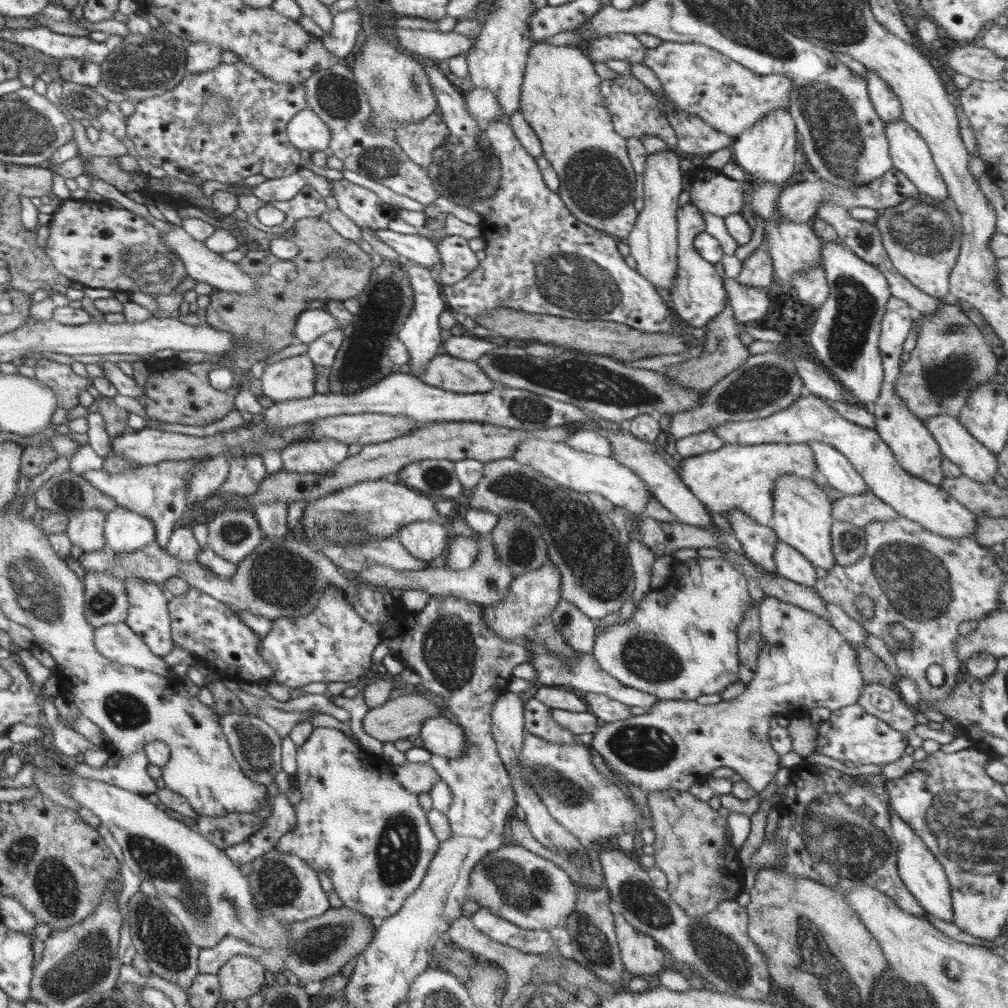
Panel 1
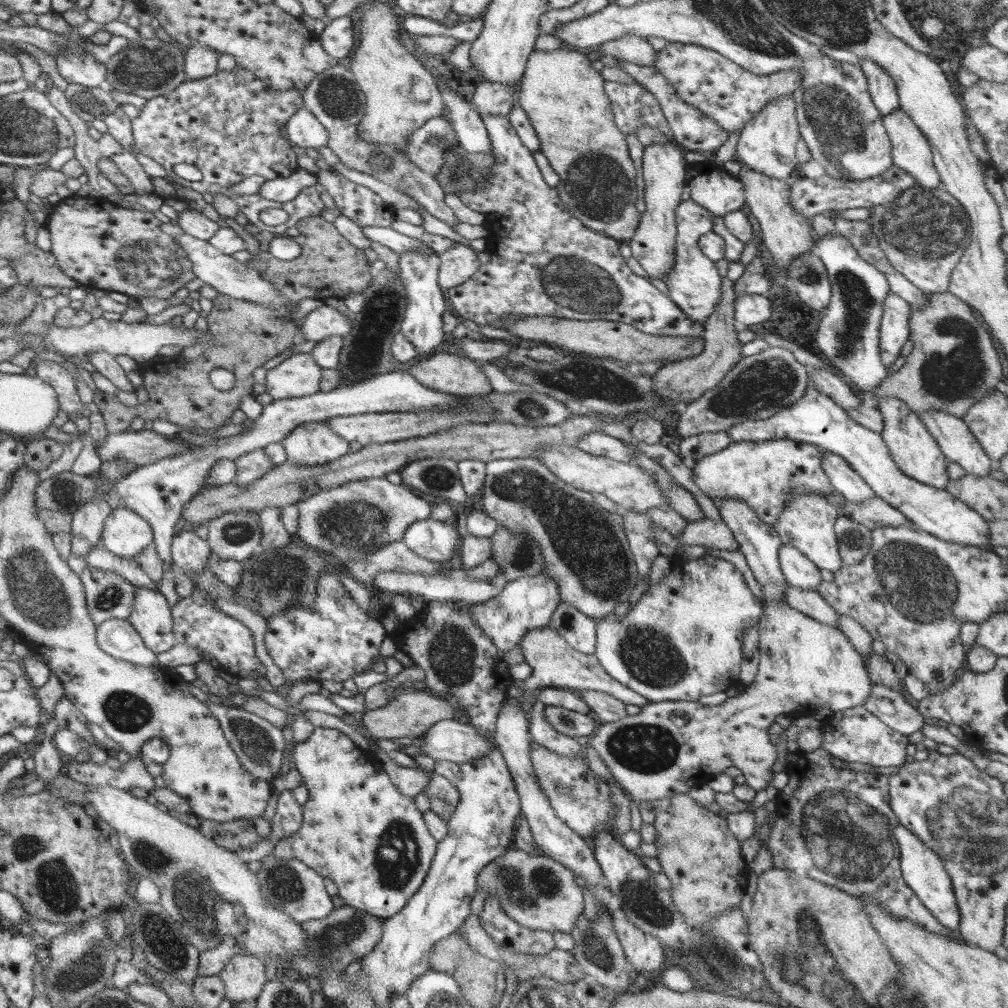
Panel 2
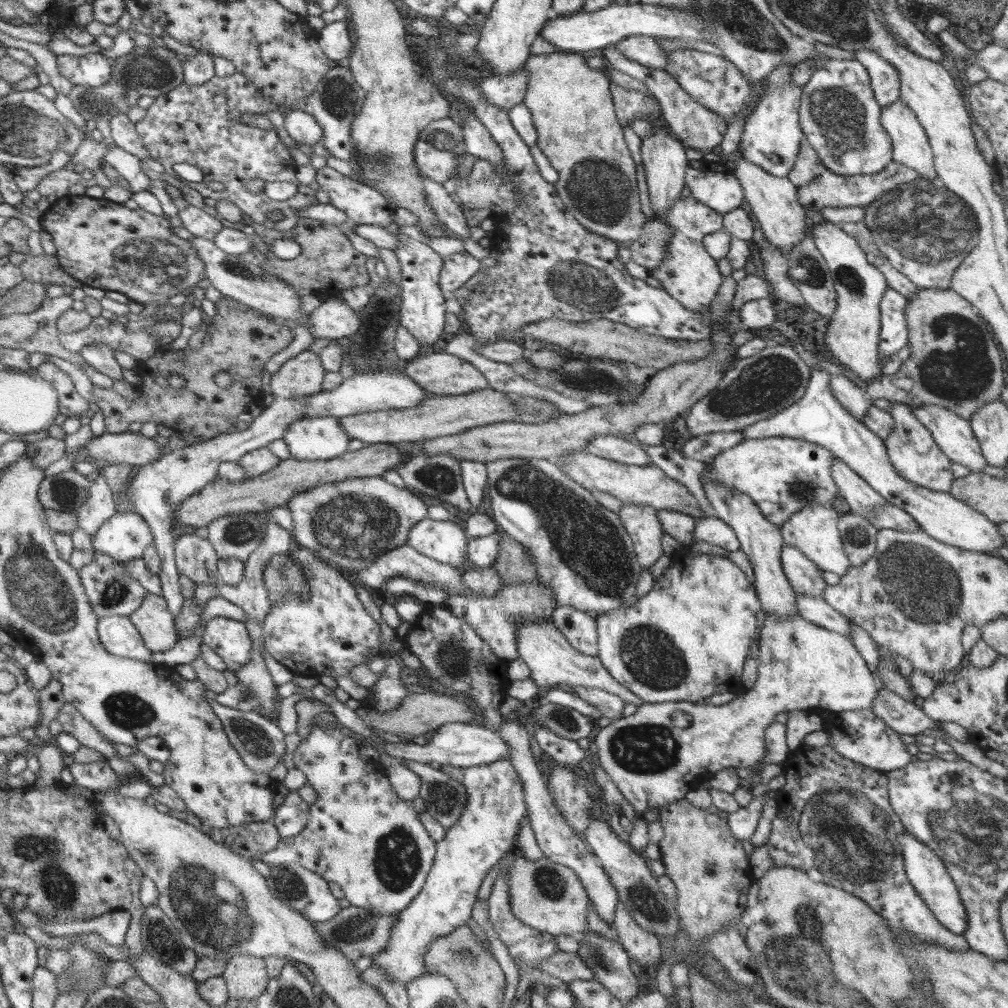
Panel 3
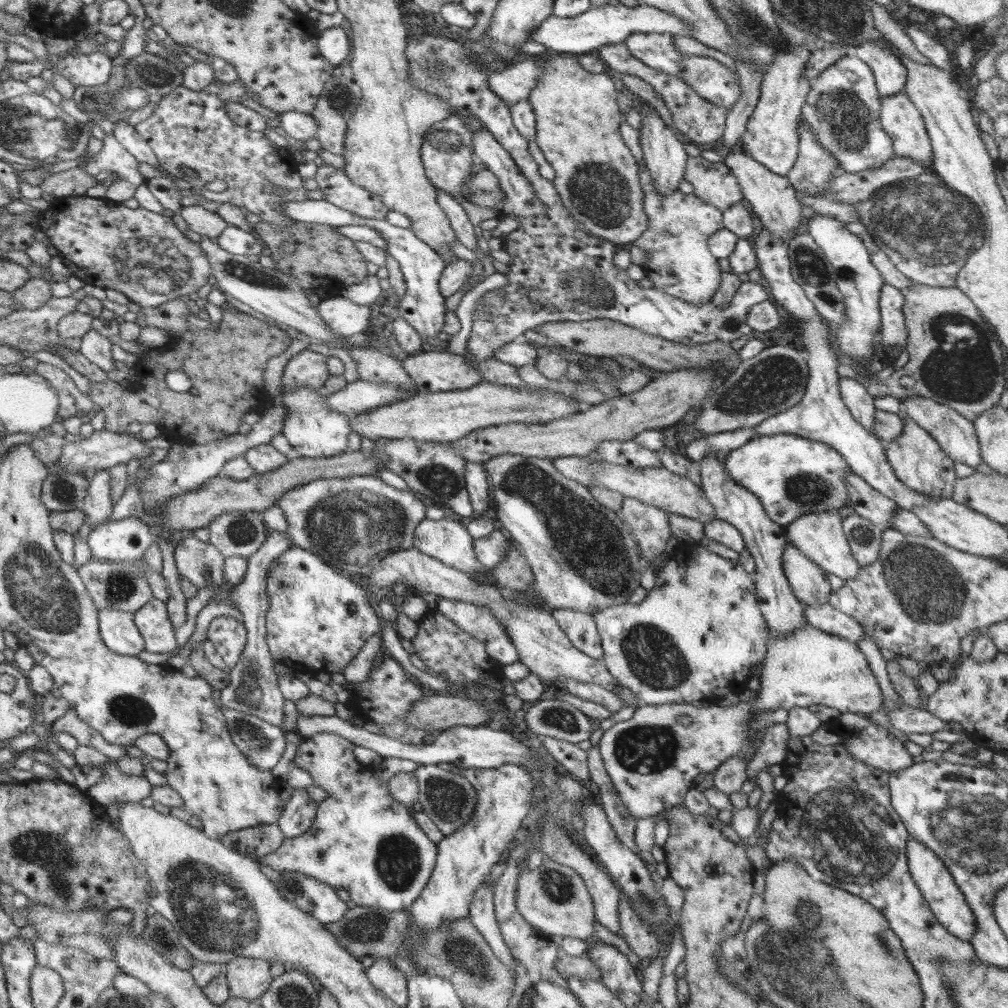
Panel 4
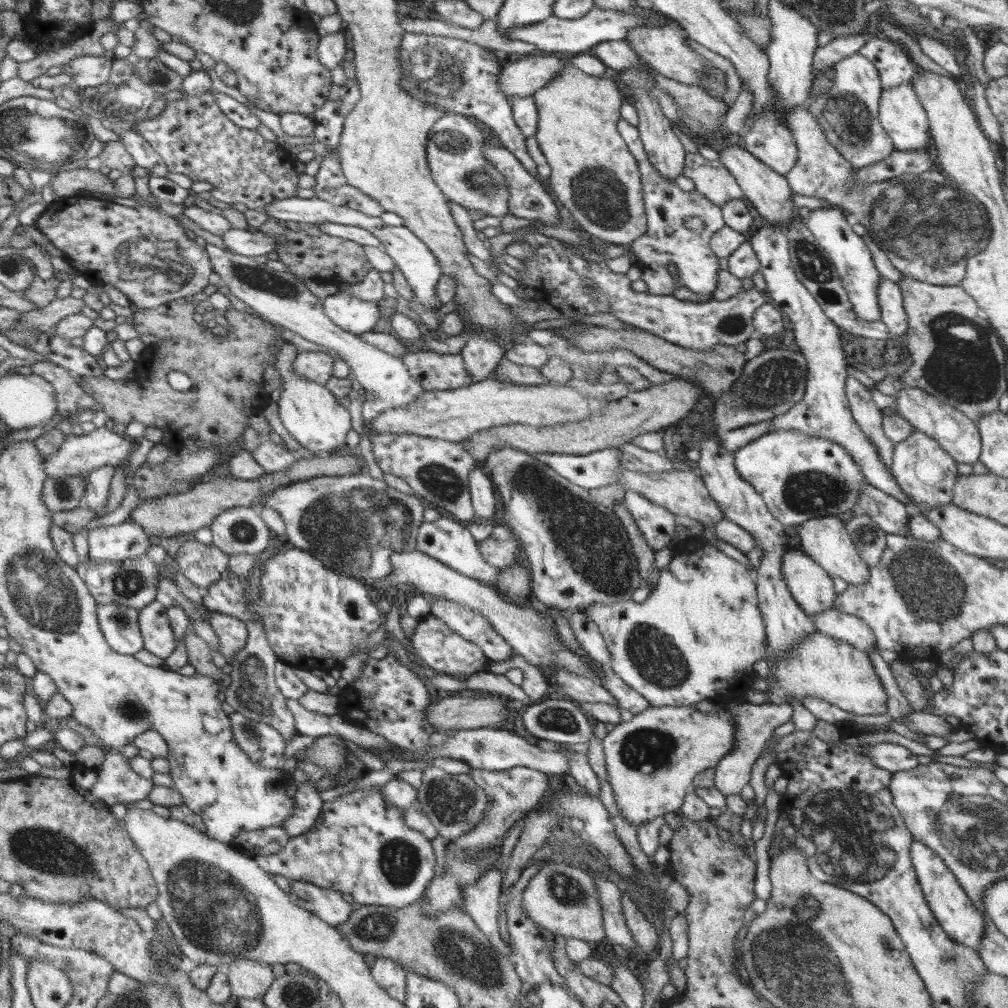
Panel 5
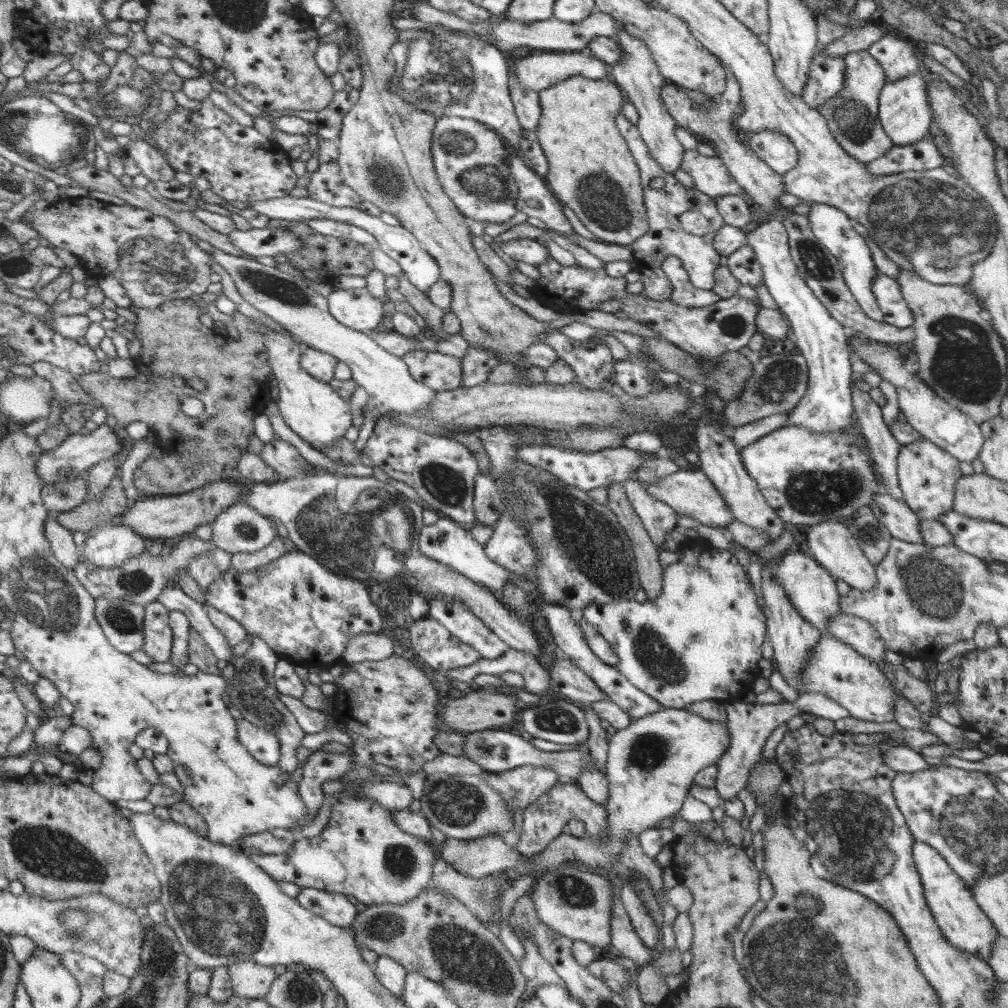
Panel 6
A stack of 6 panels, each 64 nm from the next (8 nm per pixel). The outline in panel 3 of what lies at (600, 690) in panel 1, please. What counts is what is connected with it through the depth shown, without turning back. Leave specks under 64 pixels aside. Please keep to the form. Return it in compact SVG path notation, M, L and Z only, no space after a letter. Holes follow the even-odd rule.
M551 619L538 624L534 621L526 621L518 625L517 652L519 660L522 660L530 669L530 679L538 686L538 690L543 686L598 688L598 690L618 696L624 703L637 707L643 704L642 699L610 677L596 656L584 655L575 650L566 637L554 626Z

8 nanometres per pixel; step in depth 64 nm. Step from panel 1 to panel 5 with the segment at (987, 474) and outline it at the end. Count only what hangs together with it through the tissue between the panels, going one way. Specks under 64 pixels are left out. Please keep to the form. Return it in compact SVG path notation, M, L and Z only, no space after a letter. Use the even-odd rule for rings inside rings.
M900 387L897 394L897 412L902 415L916 430L933 438L950 454L957 464L974 465L981 456L981 436L977 424L971 421L964 413L952 405L940 402L937 398L930 397L924 390Z

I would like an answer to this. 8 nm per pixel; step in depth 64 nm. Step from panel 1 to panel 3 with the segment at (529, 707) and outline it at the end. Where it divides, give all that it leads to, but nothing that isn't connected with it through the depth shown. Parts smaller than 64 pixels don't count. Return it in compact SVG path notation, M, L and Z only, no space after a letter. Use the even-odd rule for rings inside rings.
M536 724L535 738L540 748L558 763L569 768L585 767L588 752L582 749L576 741L556 735L550 729Z

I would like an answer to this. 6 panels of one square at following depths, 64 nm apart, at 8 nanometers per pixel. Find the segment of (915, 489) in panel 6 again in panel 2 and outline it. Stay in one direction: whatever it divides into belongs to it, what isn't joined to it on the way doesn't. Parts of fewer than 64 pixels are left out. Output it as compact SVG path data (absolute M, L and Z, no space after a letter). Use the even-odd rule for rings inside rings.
M893 396L880 398L879 402L876 408L884 418L884 430L881 437L902 474L918 482L926 483L928 486L945 489L949 481L946 459L942 455L936 439L928 432L921 418L913 410L910 410L904 401Z

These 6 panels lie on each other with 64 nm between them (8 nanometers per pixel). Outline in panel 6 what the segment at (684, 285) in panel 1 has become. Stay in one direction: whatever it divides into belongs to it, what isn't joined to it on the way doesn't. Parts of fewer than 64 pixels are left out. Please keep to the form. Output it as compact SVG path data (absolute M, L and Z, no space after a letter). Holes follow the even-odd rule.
M620 113L615 118L616 126L621 135L627 142L629 151L634 157L640 172L641 186L644 190L643 202L646 208L649 229L646 234L638 238L636 242L628 246L633 254L633 260L637 264L637 270L640 272L640 280L643 284L643 290L640 292L642 296L651 298L652 300L668 300L671 297L672 285L666 277L664 271L660 267L662 261L668 257L678 258L681 265L687 270L691 284L702 290L710 290L715 283L715 270L719 267L720 256L718 256L712 242L718 230L725 225L720 211L712 199L706 194L699 192L697 189L686 188L676 180L673 174L664 172L659 162L652 158L647 144L642 140L638 127L628 121L624 115ZM654 178L663 178L665 186L660 190L654 190L650 187L650 182ZM685 212L700 212L710 222L710 232L703 237L688 234L679 221L679 216Z

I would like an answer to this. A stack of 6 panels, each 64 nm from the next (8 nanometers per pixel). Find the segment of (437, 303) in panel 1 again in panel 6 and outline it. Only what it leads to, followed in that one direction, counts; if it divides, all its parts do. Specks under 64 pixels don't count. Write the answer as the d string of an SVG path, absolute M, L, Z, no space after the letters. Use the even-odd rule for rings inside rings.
M291 195L284 198L274 198L270 200L262 200L262 202L254 202L254 204L241 205L243 208L251 208L256 212L267 216L269 219L287 220L292 222L304 222L304 220L336 220L344 224L366 230L374 236L378 244L378 249L382 250L386 255L390 256L403 270L403 274L418 290L423 293L440 279L440 267L436 260L424 248L421 243L406 228L399 226L388 226L384 224L379 217L370 216L353 207L336 207L319 202L315 199L293 198Z

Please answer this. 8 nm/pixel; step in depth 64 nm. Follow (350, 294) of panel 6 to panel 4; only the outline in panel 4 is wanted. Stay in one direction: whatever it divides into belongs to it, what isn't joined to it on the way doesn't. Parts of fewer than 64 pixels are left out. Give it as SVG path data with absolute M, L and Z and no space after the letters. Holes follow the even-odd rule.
M341 294L329 295L321 299L316 312L322 322L340 336L352 336L365 332L370 327L370 308L354 305L349 298Z

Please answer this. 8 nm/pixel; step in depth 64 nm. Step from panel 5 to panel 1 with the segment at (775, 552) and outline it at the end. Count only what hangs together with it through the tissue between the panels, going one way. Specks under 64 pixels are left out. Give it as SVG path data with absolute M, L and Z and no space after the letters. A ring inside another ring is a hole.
M738 509L732 511L727 519L731 531L741 544L740 552L765 572L777 573L773 554L779 538L770 526L758 524Z

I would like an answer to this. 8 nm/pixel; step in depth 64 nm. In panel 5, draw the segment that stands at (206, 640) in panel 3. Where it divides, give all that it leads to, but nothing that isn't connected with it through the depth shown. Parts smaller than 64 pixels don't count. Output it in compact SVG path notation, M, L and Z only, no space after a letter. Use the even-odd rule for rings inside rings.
M209 612L209 623L219 638L218 652L224 659L236 656L247 643L247 626L244 622L234 616Z

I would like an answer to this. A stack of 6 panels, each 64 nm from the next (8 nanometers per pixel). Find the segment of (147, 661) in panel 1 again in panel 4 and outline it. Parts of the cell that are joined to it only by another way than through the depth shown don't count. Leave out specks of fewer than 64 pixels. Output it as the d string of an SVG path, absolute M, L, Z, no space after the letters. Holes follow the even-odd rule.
M100 609L99 633L114 654L137 657L145 650L145 642L134 622L133 612L114 609Z

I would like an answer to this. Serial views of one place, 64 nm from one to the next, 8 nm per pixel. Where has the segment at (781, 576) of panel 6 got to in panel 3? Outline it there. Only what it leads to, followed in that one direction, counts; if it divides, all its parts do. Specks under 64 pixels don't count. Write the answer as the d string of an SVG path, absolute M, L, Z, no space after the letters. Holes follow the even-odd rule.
M785 544L781 550L781 565L794 592L804 596L823 596L827 587L823 570L805 554Z

